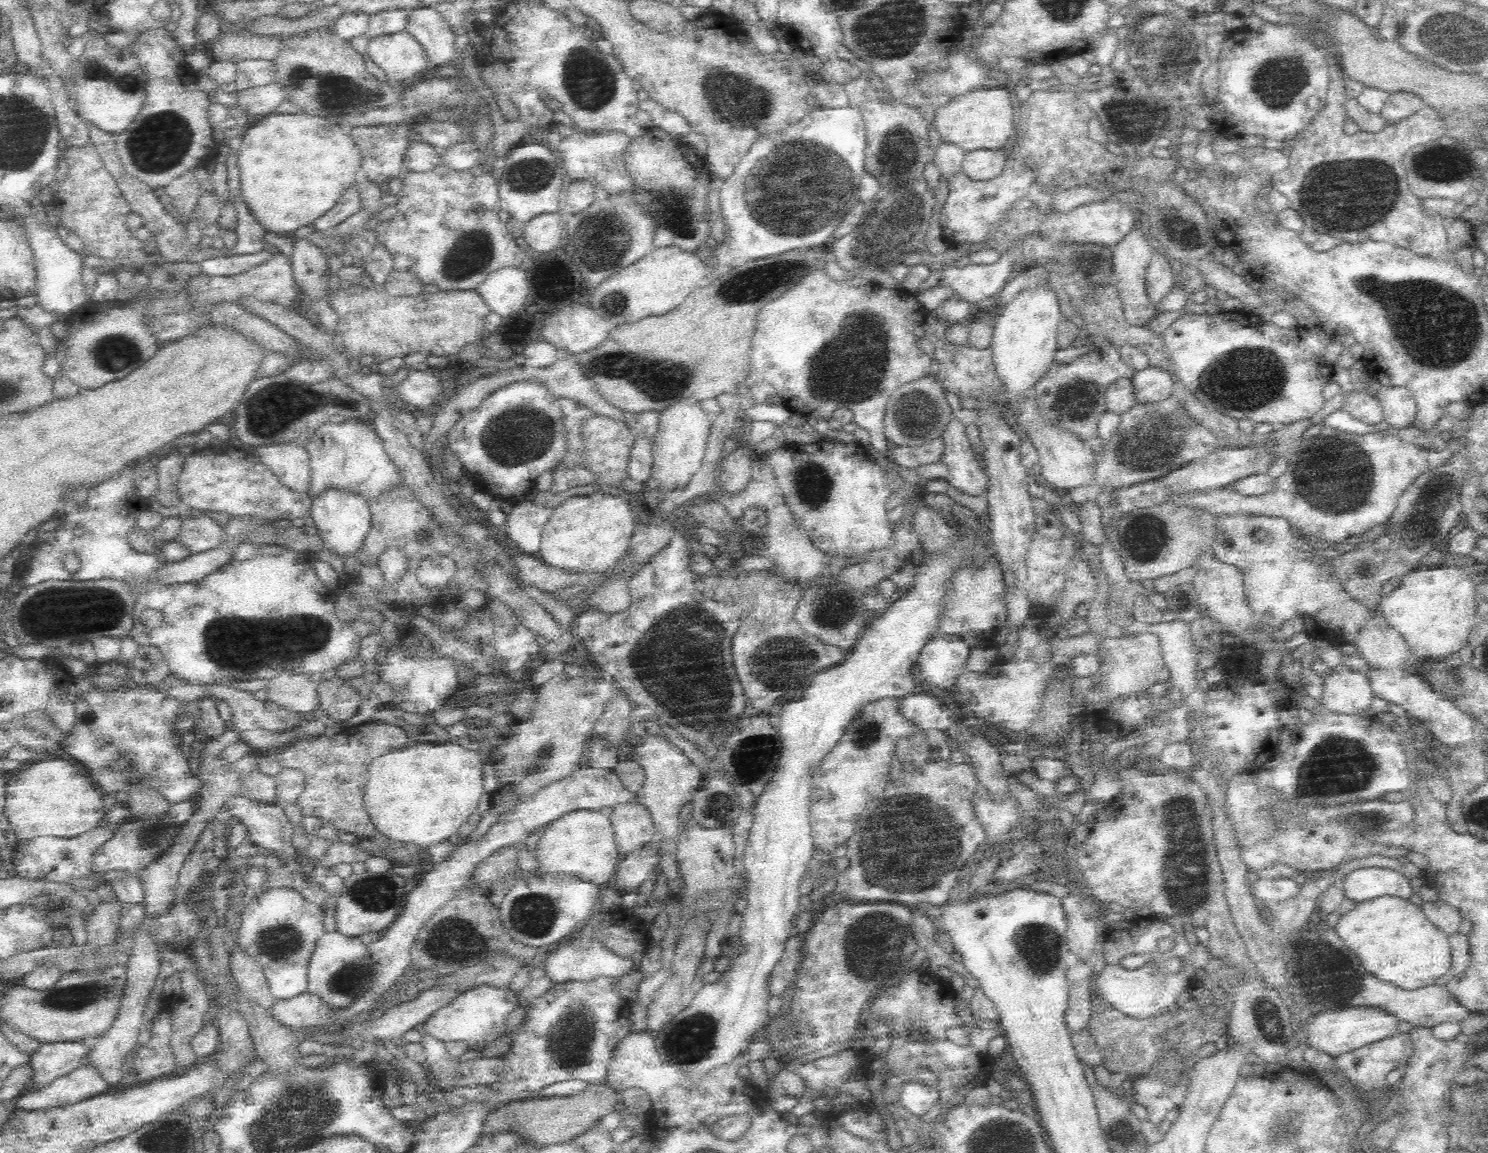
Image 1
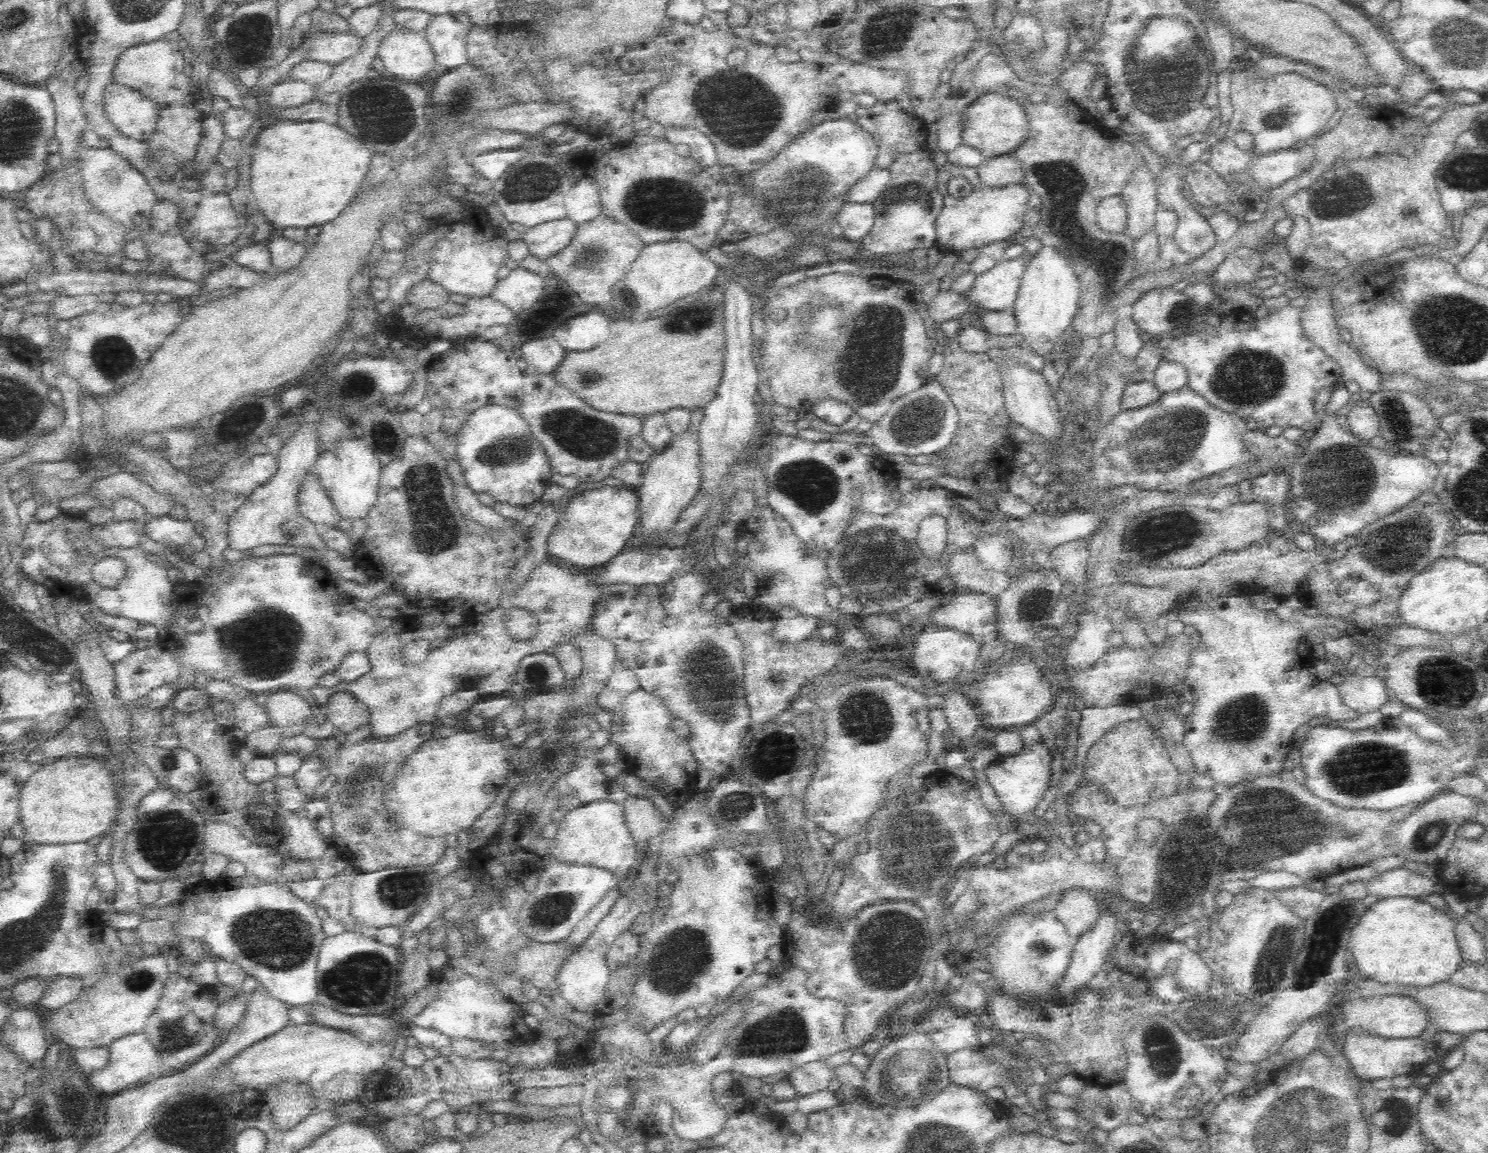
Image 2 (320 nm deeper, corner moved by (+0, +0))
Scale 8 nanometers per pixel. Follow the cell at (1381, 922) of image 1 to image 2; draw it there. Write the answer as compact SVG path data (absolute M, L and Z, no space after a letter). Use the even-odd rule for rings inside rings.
M1414 897L1378 898L1352 928L1349 952L1366 978L1412 987L1427 987L1448 980L1463 959L1454 920L1425 899Z

